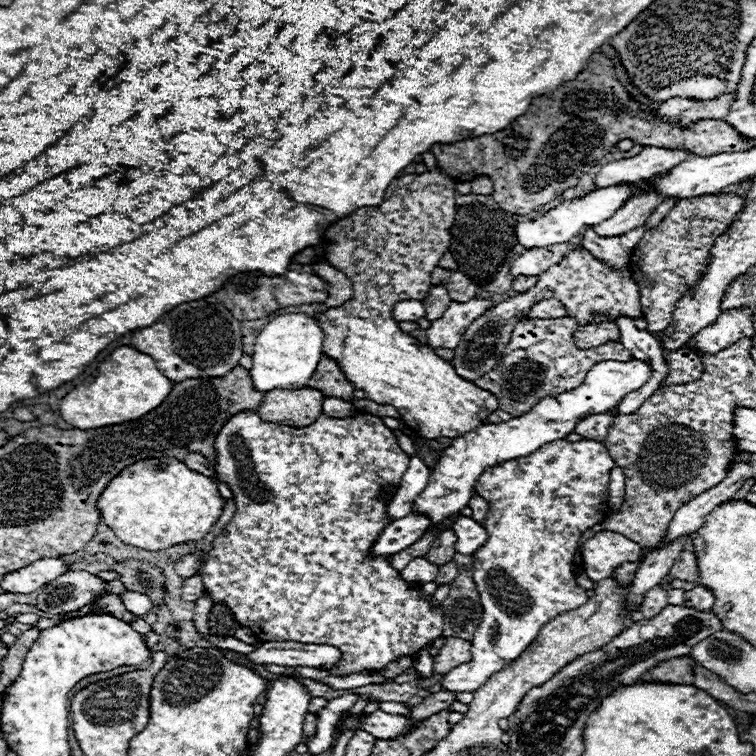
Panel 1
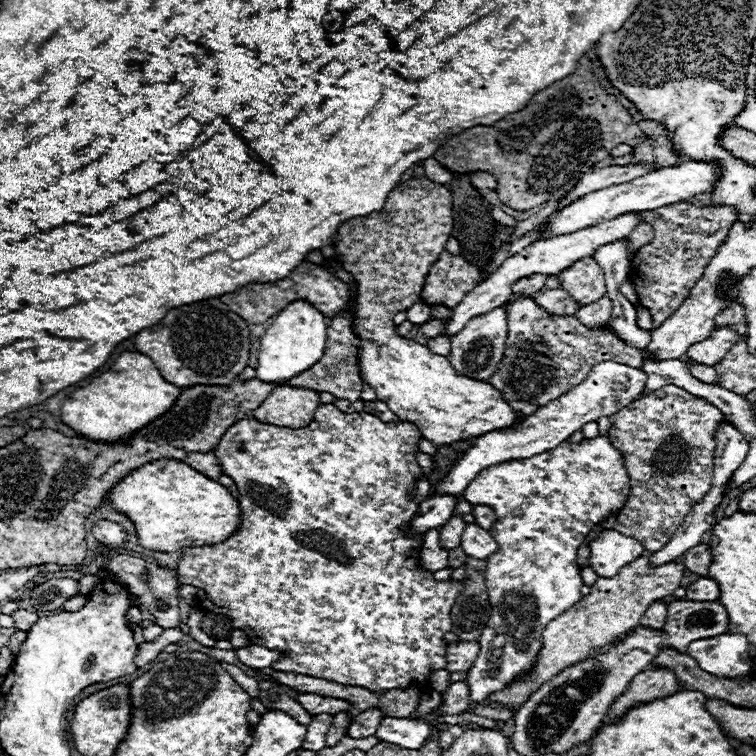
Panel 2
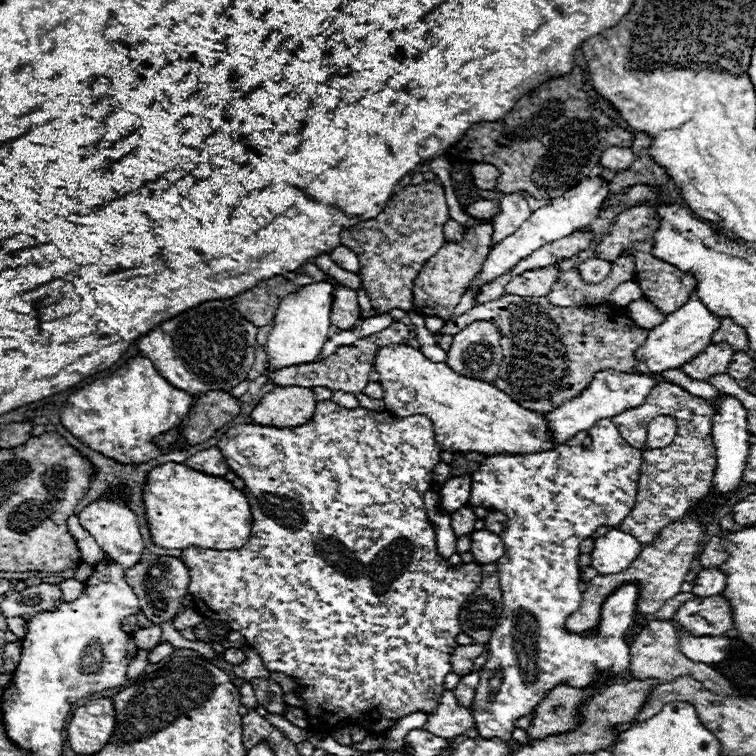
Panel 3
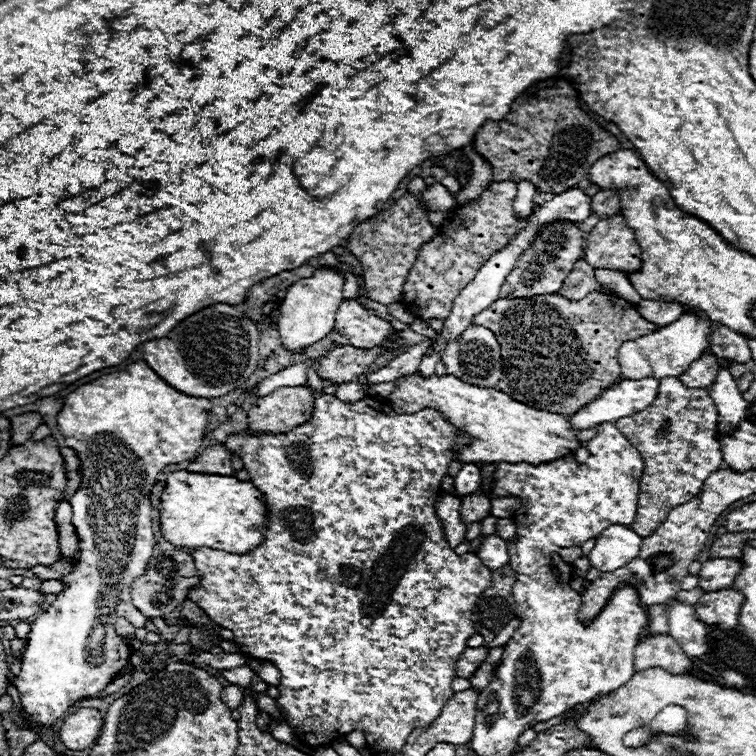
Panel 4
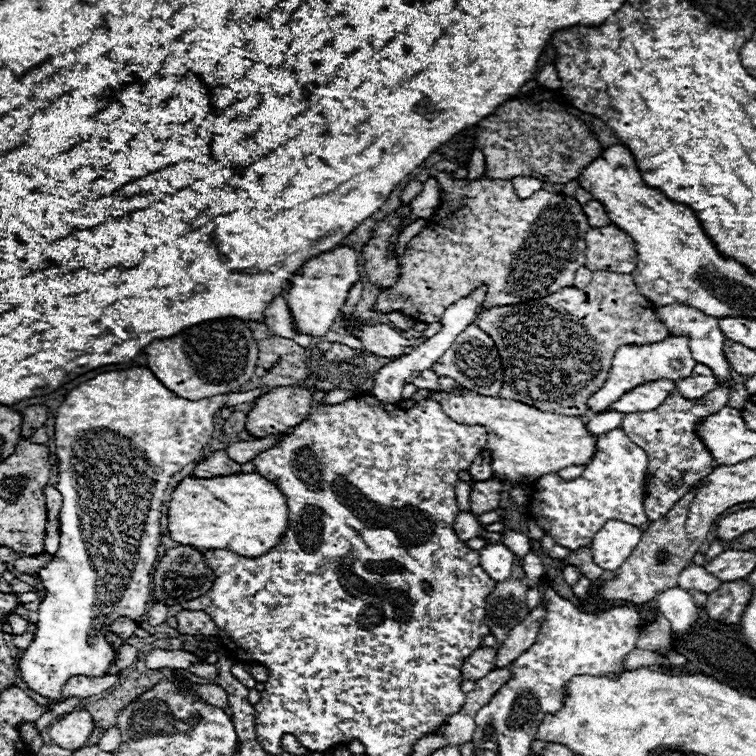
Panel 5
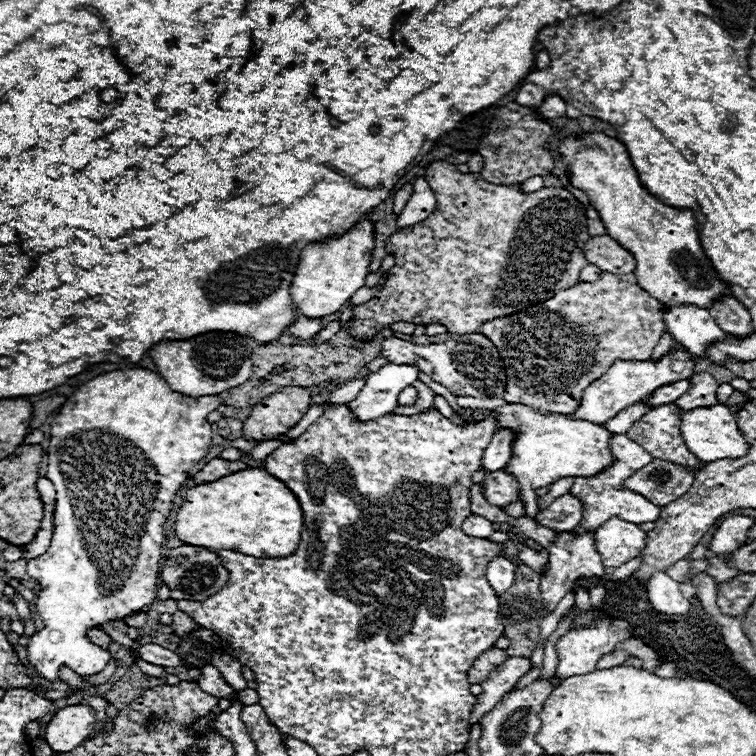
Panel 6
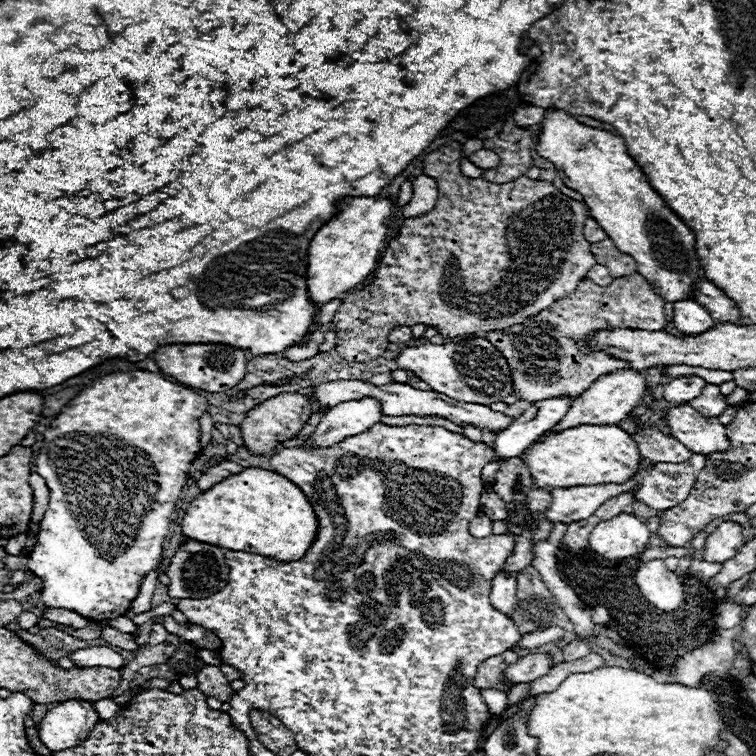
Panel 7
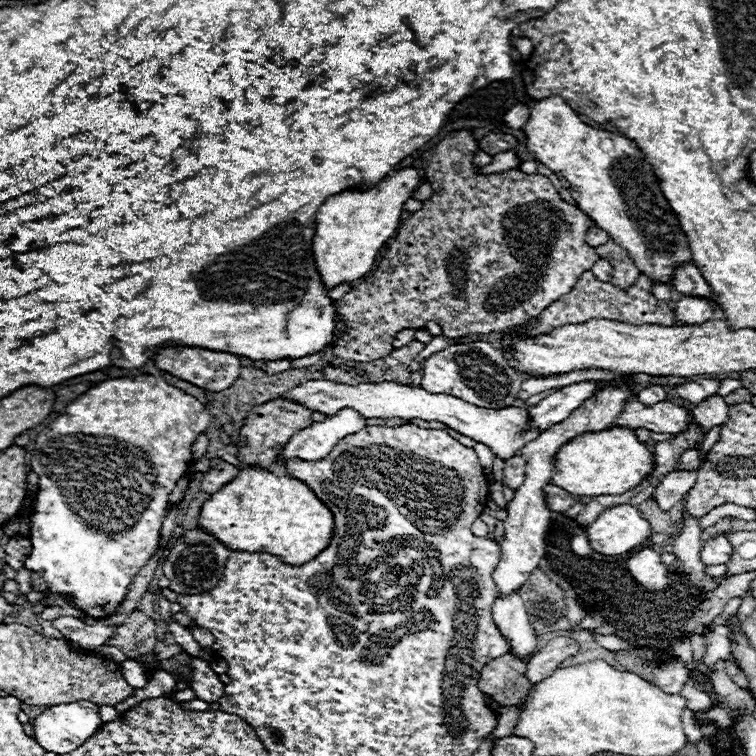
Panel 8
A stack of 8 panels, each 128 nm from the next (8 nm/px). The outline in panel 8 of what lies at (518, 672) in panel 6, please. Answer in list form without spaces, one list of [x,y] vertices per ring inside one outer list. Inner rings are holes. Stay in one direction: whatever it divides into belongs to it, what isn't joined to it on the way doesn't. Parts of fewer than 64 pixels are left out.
[[[558,636],[554,640],[550,640],[540,652],[536,652],[536,656],[532,656],[526,664],[526,676],[532,684],[552,676],[552,672],[558,668],[558,664],[574,654],[578,654],[580,650],[580,642],[576,642],[570,636]]]

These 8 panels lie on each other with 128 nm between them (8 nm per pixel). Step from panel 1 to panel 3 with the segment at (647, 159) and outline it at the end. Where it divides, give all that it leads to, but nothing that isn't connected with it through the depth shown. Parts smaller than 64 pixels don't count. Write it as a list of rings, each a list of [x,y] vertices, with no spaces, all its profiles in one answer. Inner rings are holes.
[[[584,178],[578,186],[568,190],[564,196],[554,198],[550,204],[534,210],[530,218],[512,236],[504,238],[490,250],[488,258],[484,260],[484,268],[474,276],[468,288],[474,288],[478,294],[484,284],[490,284],[492,280],[496,280],[496,276],[504,276],[504,272],[512,270],[520,260],[524,260],[524,256],[530,256],[532,252],[536,252],[536,248],[542,248],[544,244],[550,244],[558,238],[564,238],[578,228],[590,226],[592,220],[598,218],[600,204],[606,198],[606,194],[608,194],[608,184],[602,184],[598,178]]]

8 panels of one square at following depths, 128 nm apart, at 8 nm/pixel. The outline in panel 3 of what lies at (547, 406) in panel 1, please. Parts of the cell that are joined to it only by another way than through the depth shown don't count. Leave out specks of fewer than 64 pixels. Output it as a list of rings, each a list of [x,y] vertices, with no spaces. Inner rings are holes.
[[[616,370],[596,372],[588,390],[584,390],[580,396],[572,398],[572,400],[566,400],[556,410],[546,414],[552,438],[558,444],[562,444],[562,442],[570,440],[574,434],[590,430],[602,418],[612,418],[612,416],[618,416],[620,412],[626,412],[628,408],[638,408],[640,404],[644,404],[648,392],[654,386],[656,386],[656,380],[646,374],[626,374],[626,372],[616,372]]]

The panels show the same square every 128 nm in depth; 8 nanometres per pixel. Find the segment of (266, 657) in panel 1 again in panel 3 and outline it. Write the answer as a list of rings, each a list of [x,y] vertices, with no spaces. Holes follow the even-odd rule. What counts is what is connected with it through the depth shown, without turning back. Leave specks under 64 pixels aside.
[[[228,648],[224,654],[222,654],[222,660],[226,662],[226,664],[242,664],[244,662],[244,652],[242,650],[238,650],[238,648]]]

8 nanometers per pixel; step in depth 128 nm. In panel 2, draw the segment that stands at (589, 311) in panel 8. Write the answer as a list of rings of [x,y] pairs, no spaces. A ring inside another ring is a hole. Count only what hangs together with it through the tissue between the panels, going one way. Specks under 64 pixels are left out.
[[[522,298],[516,302],[508,302],[504,308],[508,310],[508,340],[506,354],[500,362],[500,370],[492,376],[490,384],[500,390],[504,400],[520,414],[534,414],[540,406],[546,406],[550,400],[566,394],[590,374],[594,364],[612,360],[618,364],[626,364],[632,368],[642,366],[642,352],[622,338],[618,338],[610,326],[604,328],[588,328],[576,320],[576,316],[556,316],[544,312],[536,306],[516,306],[518,302],[532,300]],[[540,344],[540,346],[538,346]],[[532,350],[542,350],[544,356],[528,356]],[[558,360],[558,364],[552,364]],[[500,374],[500,376],[498,376]]]

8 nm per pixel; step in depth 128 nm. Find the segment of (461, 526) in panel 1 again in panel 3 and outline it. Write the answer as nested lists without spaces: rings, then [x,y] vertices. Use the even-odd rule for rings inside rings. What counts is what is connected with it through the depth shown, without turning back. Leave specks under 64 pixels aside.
[[[474,530],[470,552],[478,564],[494,564],[500,560],[500,556],[504,556],[506,548],[498,534],[492,534],[488,530]]]

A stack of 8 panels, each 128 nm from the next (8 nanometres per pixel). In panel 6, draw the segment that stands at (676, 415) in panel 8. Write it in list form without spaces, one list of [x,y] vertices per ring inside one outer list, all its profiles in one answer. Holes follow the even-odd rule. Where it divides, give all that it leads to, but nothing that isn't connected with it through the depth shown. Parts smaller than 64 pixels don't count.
[[[724,404],[684,412],[682,420],[680,420],[680,436],[684,436],[688,450],[694,452],[694,456],[704,462],[722,460],[722,458],[740,458],[748,452],[748,444],[744,442],[744,438],[738,432],[736,416]]]

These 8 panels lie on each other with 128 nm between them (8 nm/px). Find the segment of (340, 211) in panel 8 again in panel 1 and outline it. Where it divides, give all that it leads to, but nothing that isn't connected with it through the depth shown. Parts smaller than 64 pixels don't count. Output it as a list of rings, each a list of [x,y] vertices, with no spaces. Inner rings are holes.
[[[296,312],[274,318],[258,334],[254,346],[254,354],[252,354],[254,366],[250,370],[250,376],[256,390],[268,392],[272,388],[284,388],[284,390],[304,388],[310,376],[314,374],[318,360],[322,358],[322,344],[324,344],[324,332],[312,316],[304,312]]]

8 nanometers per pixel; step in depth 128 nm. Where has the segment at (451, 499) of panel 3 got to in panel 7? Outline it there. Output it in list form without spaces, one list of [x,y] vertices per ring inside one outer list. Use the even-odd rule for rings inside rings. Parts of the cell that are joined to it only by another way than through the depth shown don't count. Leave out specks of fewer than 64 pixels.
[[[560,396],[554,400],[540,400],[532,404],[522,416],[518,416],[508,428],[508,432],[500,432],[494,442],[496,458],[508,460],[514,456],[520,456],[530,444],[538,440],[544,432],[548,432],[552,426],[556,426],[568,408],[572,406],[572,398]]]

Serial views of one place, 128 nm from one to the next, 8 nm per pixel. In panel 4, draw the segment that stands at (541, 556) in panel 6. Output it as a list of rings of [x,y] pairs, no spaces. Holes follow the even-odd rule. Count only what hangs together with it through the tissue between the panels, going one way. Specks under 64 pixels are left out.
[[[500,518],[496,534],[500,538],[504,538],[506,542],[512,542],[512,540],[516,540],[516,524],[510,518]]]

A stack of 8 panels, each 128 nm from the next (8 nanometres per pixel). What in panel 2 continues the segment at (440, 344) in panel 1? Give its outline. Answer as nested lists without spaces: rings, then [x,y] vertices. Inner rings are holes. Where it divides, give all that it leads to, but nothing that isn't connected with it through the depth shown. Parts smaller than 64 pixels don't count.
[[[632,212],[632,214],[624,214],[624,216],[618,216],[616,220],[608,220],[608,224],[596,224],[596,228],[582,228],[580,232],[570,232],[568,236],[556,236],[556,240],[540,240],[538,244],[532,244],[528,246],[526,250],[522,250],[520,254],[516,256],[510,256],[504,260],[504,264],[484,282],[480,282],[472,292],[468,292],[468,296],[464,296],[464,300],[452,308],[452,318],[450,322],[446,320],[432,320],[432,322],[426,322],[420,326],[420,330],[424,332],[426,338],[434,338],[434,336],[440,336],[440,330],[444,328],[446,330],[446,336],[454,336],[456,332],[460,332],[464,328],[464,324],[468,320],[472,320],[474,316],[480,316],[480,314],[486,314],[494,308],[500,308],[506,304],[508,296],[512,294],[510,286],[518,280],[518,278],[524,278],[524,276],[532,276],[532,274],[556,274],[556,272],[562,272],[564,268],[572,266],[576,260],[582,260],[586,256],[592,256],[596,252],[598,246],[604,246],[604,244],[610,244],[614,240],[622,240],[626,238],[634,228],[638,226],[638,214]]]

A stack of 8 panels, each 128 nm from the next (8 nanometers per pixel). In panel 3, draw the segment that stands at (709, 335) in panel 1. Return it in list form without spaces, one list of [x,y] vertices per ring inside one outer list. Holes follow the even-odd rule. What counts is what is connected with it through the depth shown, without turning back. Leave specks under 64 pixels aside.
[[[710,344],[700,356],[692,358],[688,364],[682,366],[686,376],[692,380],[710,380],[716,374],[726,374],[732,364],[732,348],[728,344]]]

